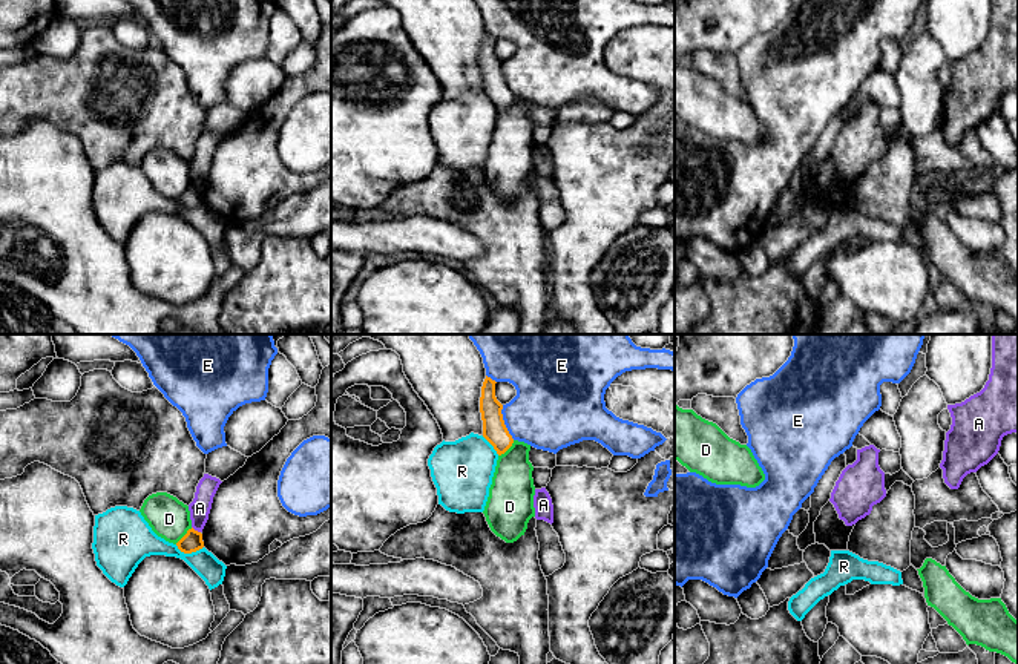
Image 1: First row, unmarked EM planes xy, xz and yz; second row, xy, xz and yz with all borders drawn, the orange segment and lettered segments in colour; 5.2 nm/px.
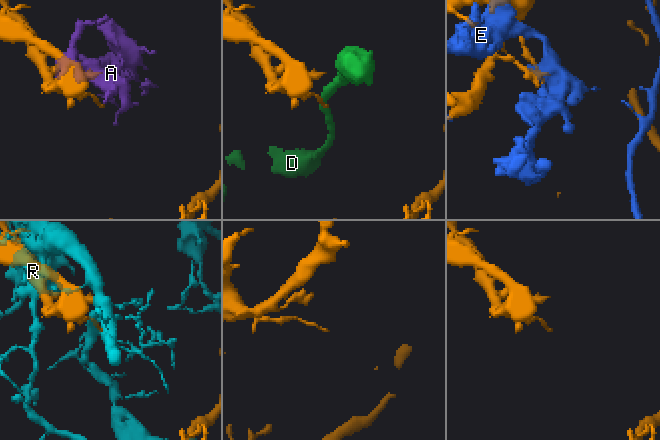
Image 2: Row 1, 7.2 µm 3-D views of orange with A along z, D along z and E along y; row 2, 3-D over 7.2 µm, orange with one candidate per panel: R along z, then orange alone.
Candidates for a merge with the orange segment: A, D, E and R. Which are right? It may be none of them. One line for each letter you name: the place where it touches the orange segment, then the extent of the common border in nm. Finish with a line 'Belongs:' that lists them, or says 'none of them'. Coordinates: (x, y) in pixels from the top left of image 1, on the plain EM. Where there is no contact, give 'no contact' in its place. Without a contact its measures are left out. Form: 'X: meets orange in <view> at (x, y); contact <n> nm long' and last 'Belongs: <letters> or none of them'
Belongs: none of them

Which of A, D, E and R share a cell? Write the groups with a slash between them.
A / D / E / R

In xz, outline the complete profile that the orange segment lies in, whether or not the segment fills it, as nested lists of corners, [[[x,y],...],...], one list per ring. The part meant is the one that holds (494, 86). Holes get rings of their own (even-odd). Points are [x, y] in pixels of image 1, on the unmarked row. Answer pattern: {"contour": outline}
{"contour": [[[486,32],[481,43],[480,69],[483,77],[483,94],[494,103],[498,112],[504,110],[514,100],[504,77],[503,61],[495,54],[495,37]]]}

